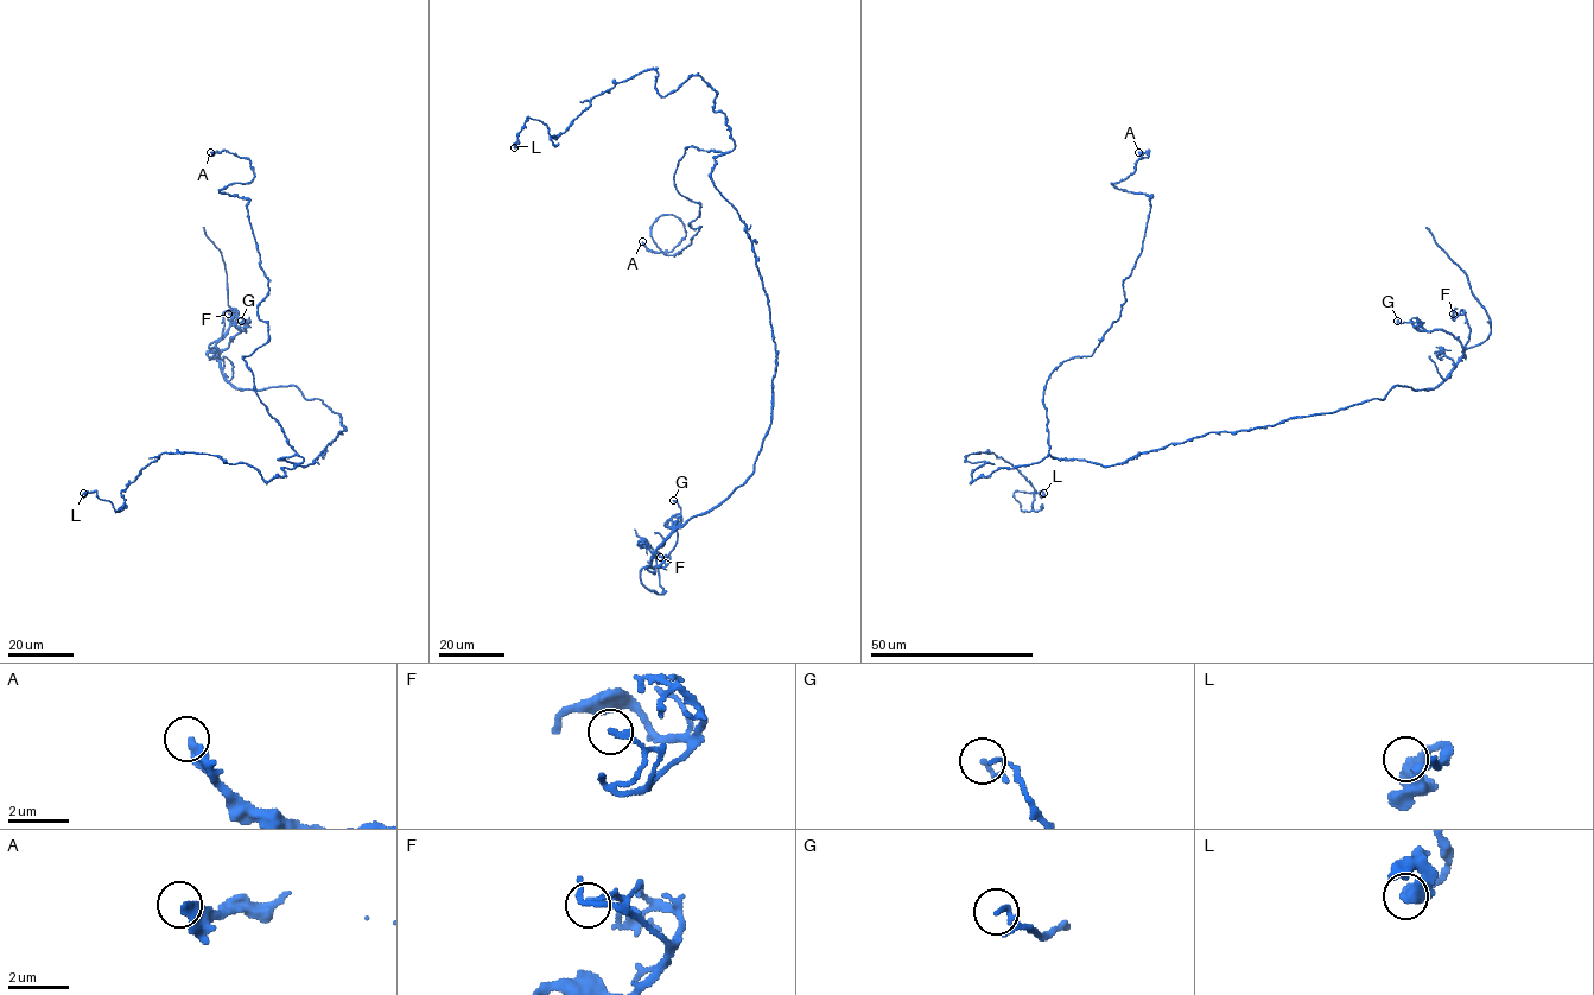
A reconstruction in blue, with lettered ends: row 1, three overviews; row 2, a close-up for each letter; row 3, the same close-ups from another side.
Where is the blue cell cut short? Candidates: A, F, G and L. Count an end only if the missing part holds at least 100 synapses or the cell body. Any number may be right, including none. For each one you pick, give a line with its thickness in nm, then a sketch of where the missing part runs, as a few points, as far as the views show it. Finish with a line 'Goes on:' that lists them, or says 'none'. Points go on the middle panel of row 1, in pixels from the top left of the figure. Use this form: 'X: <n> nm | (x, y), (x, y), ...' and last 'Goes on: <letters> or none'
Goes on: none

